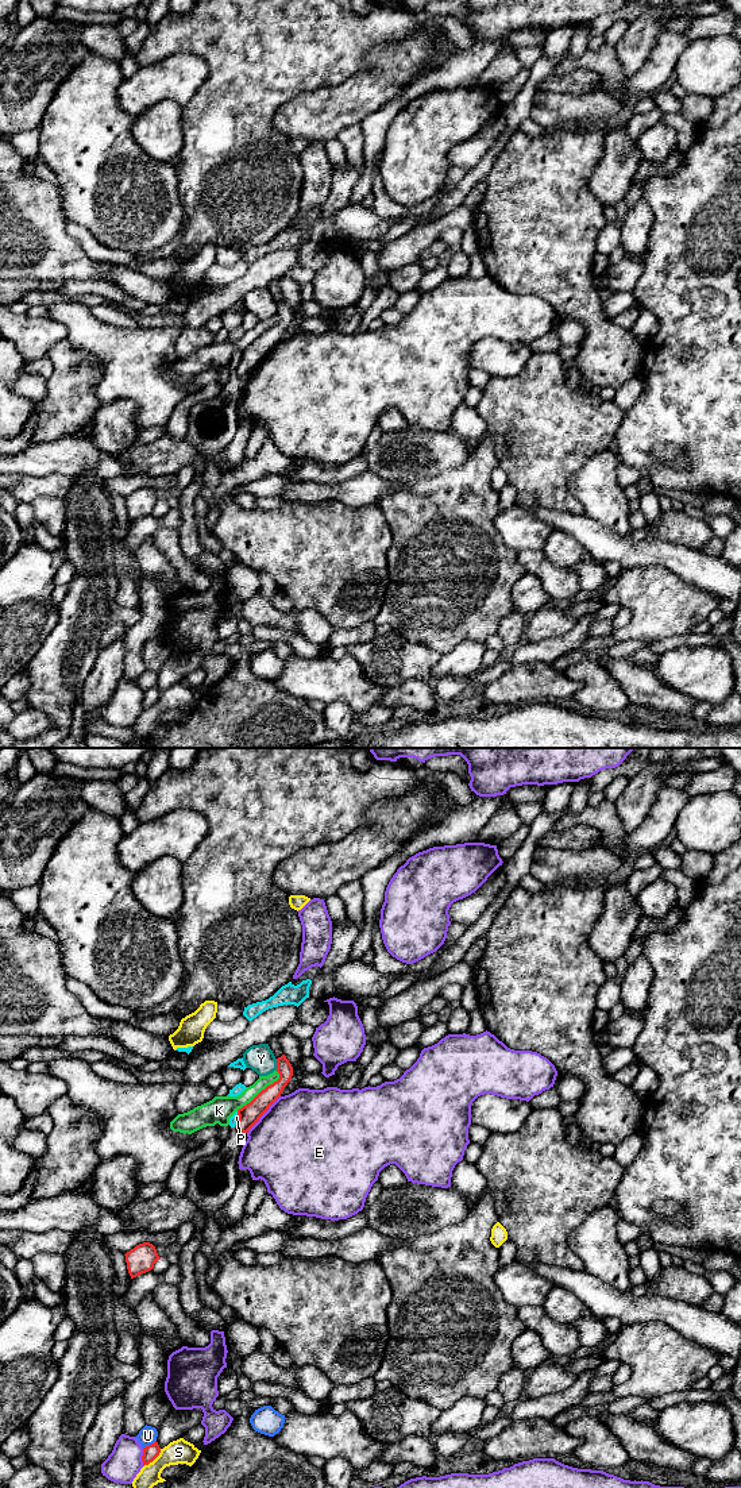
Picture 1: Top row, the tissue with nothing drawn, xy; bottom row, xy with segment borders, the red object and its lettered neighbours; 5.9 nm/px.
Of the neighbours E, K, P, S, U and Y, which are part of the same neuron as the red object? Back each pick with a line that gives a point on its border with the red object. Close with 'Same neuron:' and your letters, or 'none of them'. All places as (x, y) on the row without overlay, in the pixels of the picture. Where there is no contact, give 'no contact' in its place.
Same neuron: none of them

